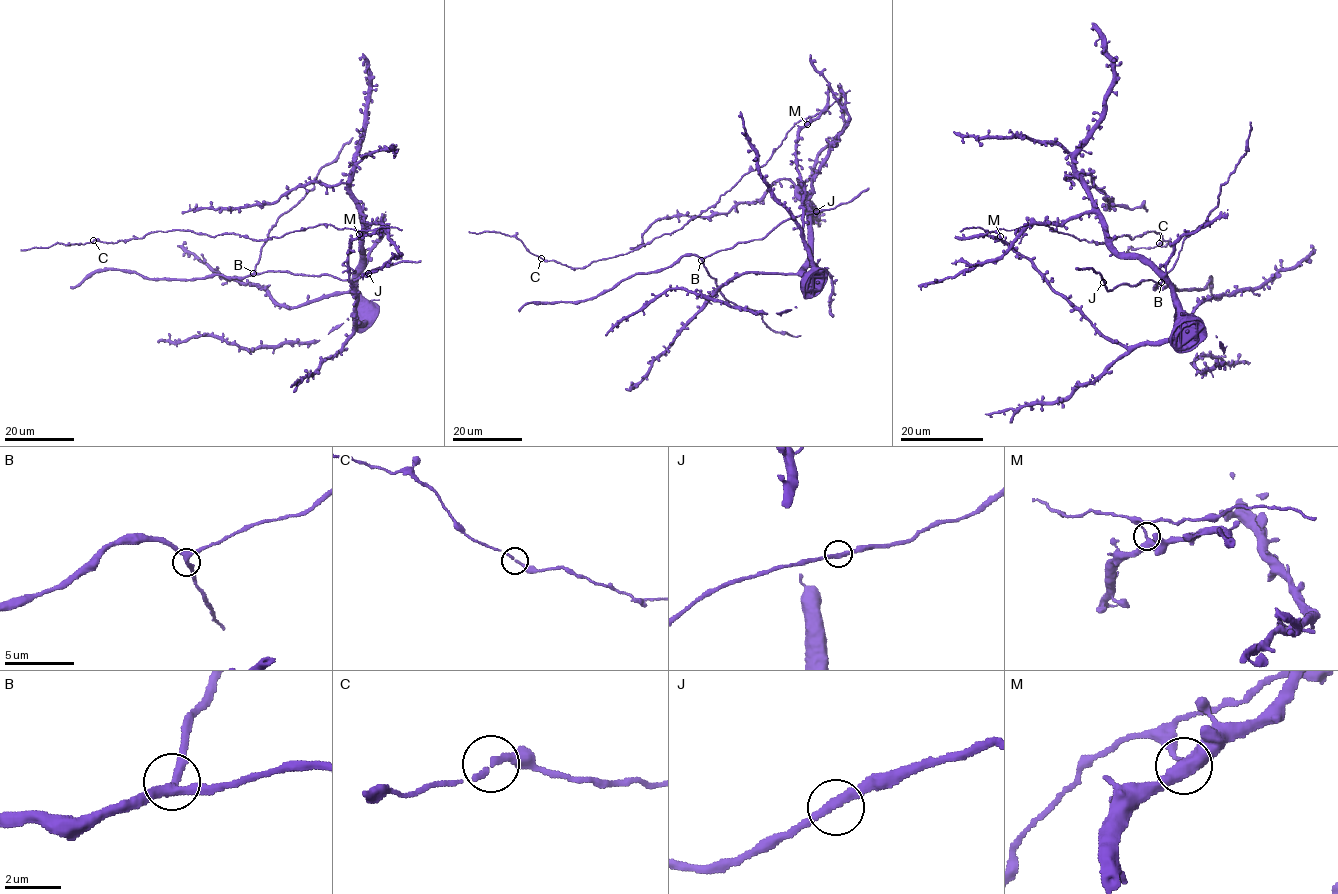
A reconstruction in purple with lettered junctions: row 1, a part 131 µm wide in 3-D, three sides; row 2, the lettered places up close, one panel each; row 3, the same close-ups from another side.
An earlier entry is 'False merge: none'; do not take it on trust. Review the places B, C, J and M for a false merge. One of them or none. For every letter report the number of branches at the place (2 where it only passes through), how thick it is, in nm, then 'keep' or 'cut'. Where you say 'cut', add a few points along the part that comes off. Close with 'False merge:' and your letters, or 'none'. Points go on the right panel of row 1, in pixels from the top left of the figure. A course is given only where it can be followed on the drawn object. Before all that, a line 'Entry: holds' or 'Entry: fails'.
Entry: fails
B: branches 3; calibre 300 nm; keep
C: branches 2; calibre 200 nm; keep
J: branches 2; calibre 320 nm; keep
M: branches 3; calibre 340 nm; cut; course (1000, 236), (1105, 337), (1139, 346), (1171, 336), (1174, 289), (1123, 256), (1066, 176), (1147, 212)
False merge: M

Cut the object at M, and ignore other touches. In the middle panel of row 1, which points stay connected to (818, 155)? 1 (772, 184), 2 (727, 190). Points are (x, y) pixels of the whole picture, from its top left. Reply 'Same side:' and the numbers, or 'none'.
Same side: 1

